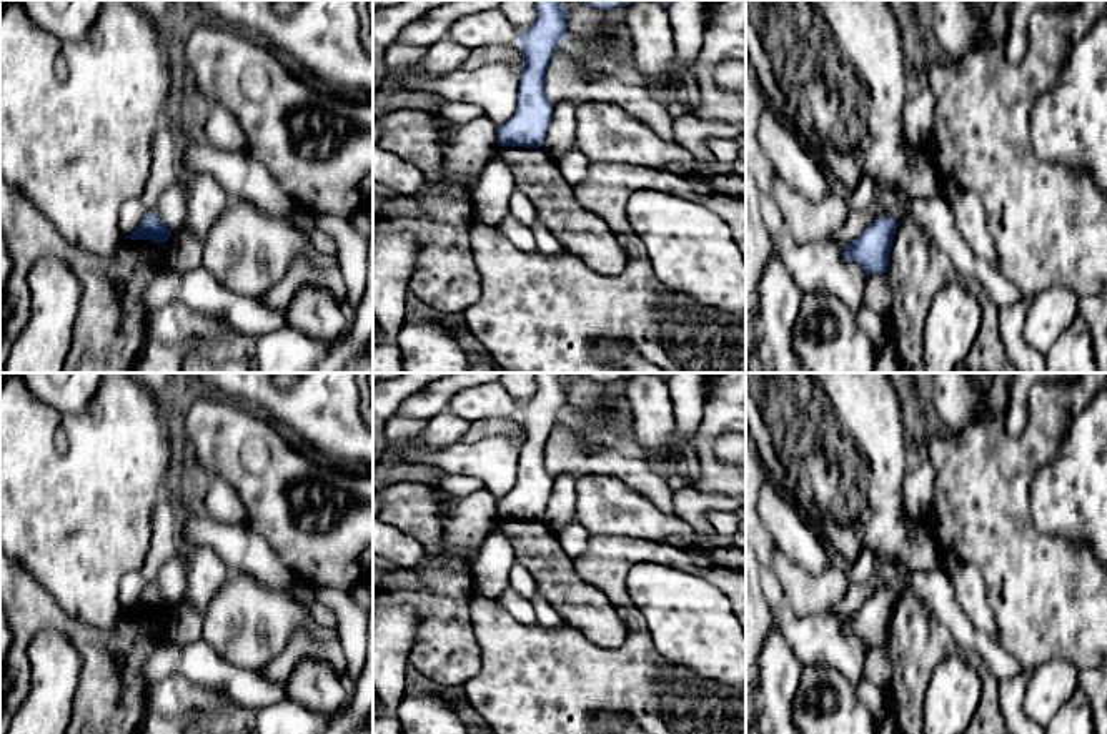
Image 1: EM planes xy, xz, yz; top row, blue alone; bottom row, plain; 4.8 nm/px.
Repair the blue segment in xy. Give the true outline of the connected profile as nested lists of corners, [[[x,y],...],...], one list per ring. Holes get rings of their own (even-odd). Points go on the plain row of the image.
[[[148,584],[141,598],[127,611],[130,612],[150,612],[153,616],[166,616],[171,604],[160,594],[156,586]]]

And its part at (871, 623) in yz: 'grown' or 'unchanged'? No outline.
unchanged

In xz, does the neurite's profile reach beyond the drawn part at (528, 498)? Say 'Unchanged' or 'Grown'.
Unchanged

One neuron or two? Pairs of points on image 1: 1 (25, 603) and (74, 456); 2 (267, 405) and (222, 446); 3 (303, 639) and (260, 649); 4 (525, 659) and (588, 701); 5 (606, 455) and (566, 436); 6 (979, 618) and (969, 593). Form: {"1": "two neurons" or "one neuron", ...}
{"1": "two neurons", "2": "two neurons", "3": "two neurons", "4": "one neuron", "5": "one neuron", "6": "one neuron"}

